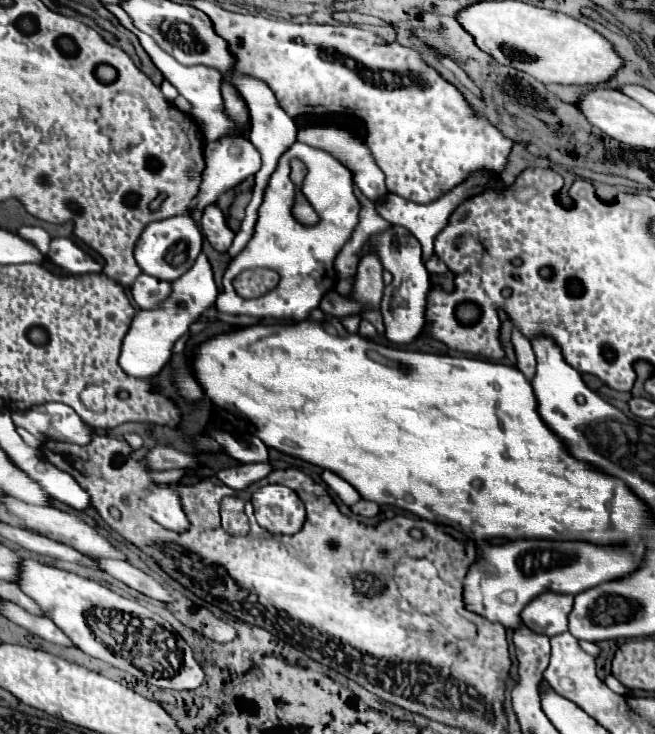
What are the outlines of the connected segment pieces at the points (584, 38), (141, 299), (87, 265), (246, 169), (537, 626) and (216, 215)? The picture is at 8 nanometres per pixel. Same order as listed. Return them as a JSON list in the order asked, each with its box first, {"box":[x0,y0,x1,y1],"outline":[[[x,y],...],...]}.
[{"box":[458,1,624,85],"outline":[[[522,1],[474,3],[460,11],[458,21],[476,39],[476,45],[498,63],[524,71],[542,83],[600,85],[614,79],[624,67],[614,45],[586,23]]]},{"box":[130,275,170,309],"outline":[[[140,275],[132,287],[130,287],[132,299],[140,309],[154,309],[160,301],[164,301],[170,295],[170,283],[154,279],[150,275]]]},{"box":[46,237,103,275],"outline":[[[54,237],[46,257],[70,275],[99,273],[103,269],[101,264],[74,245],[68,237]]]},{"box":[196,135,260,205],"outline":[[[242,135],[240,137],[228,137],[228,139],[224,137],[220,141],[214,141],[214,143],[206,145],[204,159],[206,159],[206,169],[204,169],[204,175],[202,175],[200,195],[196,199],[202,205],[216,201],[220,193],[230,191],[232,187],[242,183],[246,177],[252,177],[260,169],[260,153],[258,153],[258,149],[250,141],[246,141]]]},{"box":[522,593,572,637],"outline":[[[542,593],[522,609],[522,621],[528,629],[554,637],[568,631],[568,613],[572,611],[572,595]]]},{"box":[200,205,234,253],"outline":[[[210,205],[210,207],[204,209],[204,215],[200,219],[200,227],[202,227],[206,239],[210,241],[210,245],[218,253],[228,251],[228,247],[230,247],[230,243],[234,239],[234,233],[228,229],[224,213],[216,205]]]}]

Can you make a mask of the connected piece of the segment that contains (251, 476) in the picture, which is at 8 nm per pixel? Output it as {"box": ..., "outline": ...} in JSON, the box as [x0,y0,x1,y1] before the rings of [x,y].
{"box":[216,463,272,491],"outline":[[[254,463],[250,467],[236,465],[236,467],[230,467],[230,469],[222,469],[222,471],[216,473],[216,477],[222,479],[222,483],[226,483],[228,487],[240,491],[240,489],[248,487],[250,483],[264,479],[270,471],[272,471],[272,463]]]}

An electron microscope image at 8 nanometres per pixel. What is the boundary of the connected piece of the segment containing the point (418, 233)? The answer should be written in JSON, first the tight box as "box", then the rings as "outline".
{"box":[376,173,496,261],"outline":[[[474,173],[474,177],[470,177],[466,183],[460,183],[458,187],[454,187],[450,193],[446,193],[446,195],[440,197],[440,199],[436,199],[434,203],[418,205],[418,203],[410,203],[410,201],[402,199],[402,197],[398,197],[398,195],[388,195],[384,201],[376,203],[376,209],[378,209],[378,213],[380,213],[388,223],[400,225],[400,227],[408,229],[408,231],[422,243],[422,255],[424,255],[424,261],[428,261],[428,257],[432,255],[430,251],[434,251],[434,249],[432,249],[434,237],[446,227],[448,217],[452,215],[452,211],[454,211],[462,201],[466,201],[468,197],[480,193],[482,187],[488,185],[490,181],[496,181],[496,177],[490,175],[490,173],[486,173],[486,175],[484,175],[484,173]]]}

